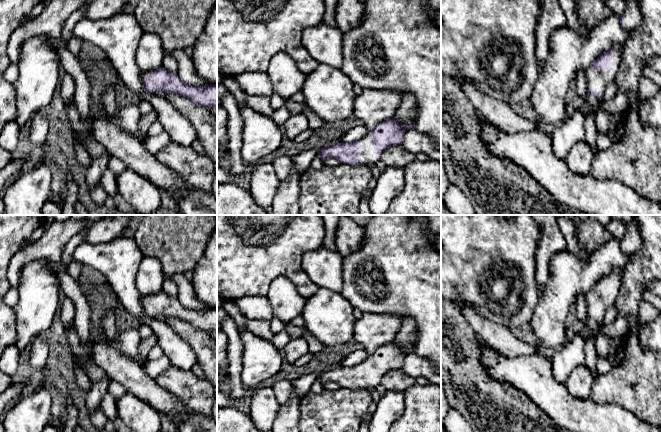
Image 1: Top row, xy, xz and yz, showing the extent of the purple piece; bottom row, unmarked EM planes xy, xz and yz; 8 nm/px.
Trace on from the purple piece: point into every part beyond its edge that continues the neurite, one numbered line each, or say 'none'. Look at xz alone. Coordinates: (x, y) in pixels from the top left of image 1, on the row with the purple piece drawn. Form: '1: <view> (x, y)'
1: xz (368, 156)

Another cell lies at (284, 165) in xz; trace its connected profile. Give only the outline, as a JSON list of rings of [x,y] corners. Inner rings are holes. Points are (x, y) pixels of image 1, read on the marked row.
[[[282,156],[274,159],[272,165],[280,181],[285,180],[295,167],[292,157],[289,156]]]

